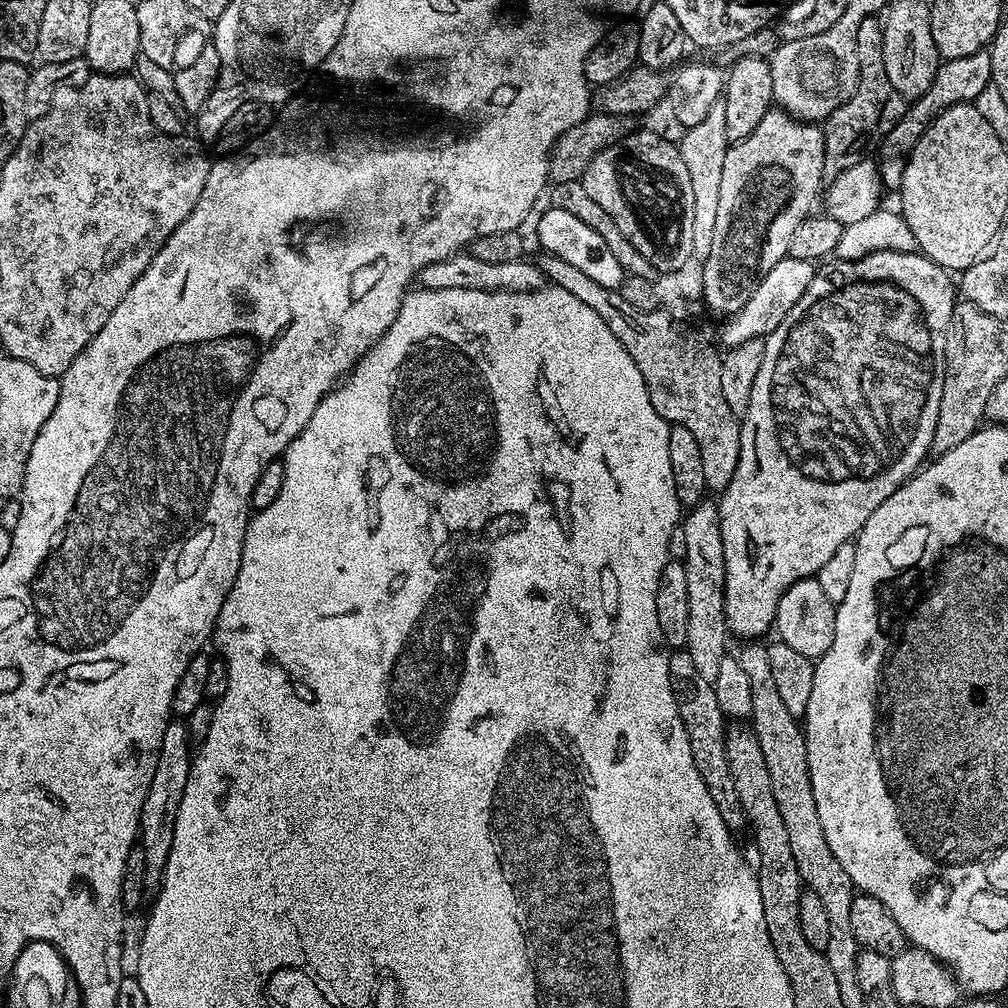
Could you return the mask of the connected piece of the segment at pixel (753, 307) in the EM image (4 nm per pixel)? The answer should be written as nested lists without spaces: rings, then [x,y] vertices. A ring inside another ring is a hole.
[[[785,256],[769,272],[763,273],[754,294],[750,294],[750,302],[746,302],[746,306],[742,306],[742,310],[735,313],[725,323],[729,324],[721,330],[720,336],[725,340],[725,345],[733,348],[750,338],[767,337],[768,333],[773,332],[778,326],[778,322],[782,322],[782,318],[786,318],[786,314],[790,314],[794,302],[798,302],[798,298],[802,298],[802,294],[806,294],[806,286],[810,286],[817,271],[817,265],[813,261]]]

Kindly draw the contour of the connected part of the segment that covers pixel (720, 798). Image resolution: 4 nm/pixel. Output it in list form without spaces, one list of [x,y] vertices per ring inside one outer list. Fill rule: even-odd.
[[[676,650],[669,655],[668,673],[670,690],[674,694],[674,702],[684,723],[686,738],[690,742],[690,754],[694,754],[694,767],[698,769],[698,774],[702,774],[702,782],[706,782],[706,790],[710,790],[710,798],[714,798],[714,806],[718,806],[722,822],[726,822],[729,830],[747,829],[748,816],[738,798],[738,790],[734,790],[734,774],[730,774],[730,762],[726,760],[726,717],[718,706],[718,697],[712,689],[712,681],[698,674],[697,668],[694,667],[694,658],[690,658],[687,650]]]

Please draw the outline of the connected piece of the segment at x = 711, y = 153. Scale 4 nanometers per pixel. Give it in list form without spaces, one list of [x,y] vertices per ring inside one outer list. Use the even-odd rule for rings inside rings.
[[[723,99],[714,102],[706,118],[698,122],[698,126],[687,129],[684,137],[678,140],[683,161],[686,162],[690,174],[690,186],[687,195],[692,195],[690,211],[694,216],[692,223],[693,257],[702,262],[710,254],[710,246],[714,239],[714,226],[718,222],[718,197],[722,194],[722,162],[726,162],[726,150],[729,142],[726,138],[726,106]]]

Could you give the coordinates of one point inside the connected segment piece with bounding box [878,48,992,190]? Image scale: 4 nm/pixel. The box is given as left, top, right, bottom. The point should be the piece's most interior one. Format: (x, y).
(964, 79)

